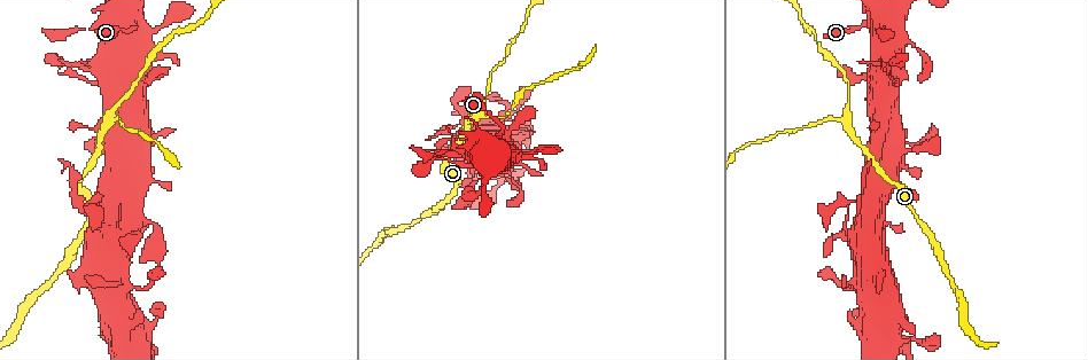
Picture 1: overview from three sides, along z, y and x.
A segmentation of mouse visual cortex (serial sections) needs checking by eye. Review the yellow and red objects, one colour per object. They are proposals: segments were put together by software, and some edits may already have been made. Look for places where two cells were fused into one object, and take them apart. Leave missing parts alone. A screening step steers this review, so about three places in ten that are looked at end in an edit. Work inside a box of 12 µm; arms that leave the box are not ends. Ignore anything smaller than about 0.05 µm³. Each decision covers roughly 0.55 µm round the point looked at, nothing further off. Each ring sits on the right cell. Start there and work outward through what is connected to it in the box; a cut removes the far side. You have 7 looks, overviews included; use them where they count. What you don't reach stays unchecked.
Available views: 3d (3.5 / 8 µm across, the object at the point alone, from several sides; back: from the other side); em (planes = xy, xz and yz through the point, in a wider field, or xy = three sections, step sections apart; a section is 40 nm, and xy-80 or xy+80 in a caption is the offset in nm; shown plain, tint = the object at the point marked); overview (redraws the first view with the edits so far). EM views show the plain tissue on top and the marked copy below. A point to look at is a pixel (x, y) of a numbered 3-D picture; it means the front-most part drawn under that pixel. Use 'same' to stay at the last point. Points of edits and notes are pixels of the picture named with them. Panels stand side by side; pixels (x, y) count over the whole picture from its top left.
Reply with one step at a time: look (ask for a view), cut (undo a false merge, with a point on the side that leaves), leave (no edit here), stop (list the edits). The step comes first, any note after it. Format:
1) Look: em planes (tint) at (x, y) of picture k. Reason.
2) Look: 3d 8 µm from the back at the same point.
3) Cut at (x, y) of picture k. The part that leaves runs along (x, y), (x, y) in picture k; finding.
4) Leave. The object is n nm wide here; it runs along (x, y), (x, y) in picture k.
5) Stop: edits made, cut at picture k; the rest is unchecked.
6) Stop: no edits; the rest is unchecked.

Look: 3d 3.5 µm at (109, 116) of picture 1. A narrow waist.

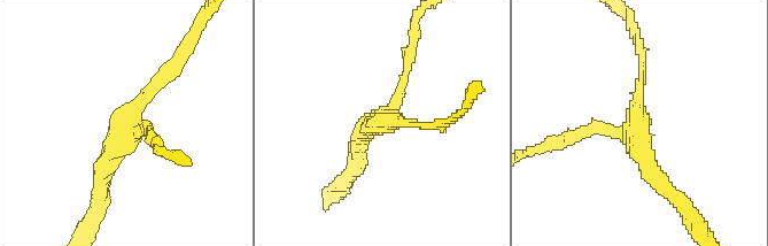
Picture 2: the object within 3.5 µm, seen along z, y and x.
Look: em xy step 3 (tint) at (384, 121) of picture 2. 3 arms meet here; the arms are 150, 150, 250 nm wide.

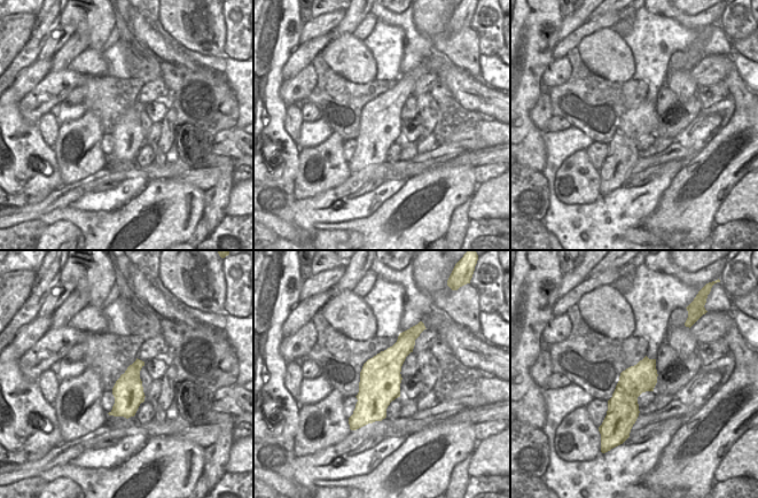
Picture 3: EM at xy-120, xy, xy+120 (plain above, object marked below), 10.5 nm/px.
Leave. It runs along (102, 187), (116, 135), (172, 63) in picture 2; all the same cell.

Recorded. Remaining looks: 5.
Look: 3d 3.5 µm at (859, 25) of picture 1. Sudden change in width.

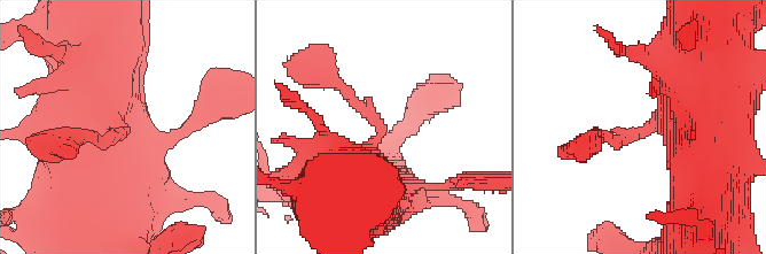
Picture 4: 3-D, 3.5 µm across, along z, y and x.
Look: em planes (tint) at (381, 133) of picture 4. The arms are 200, 800 nm wide.

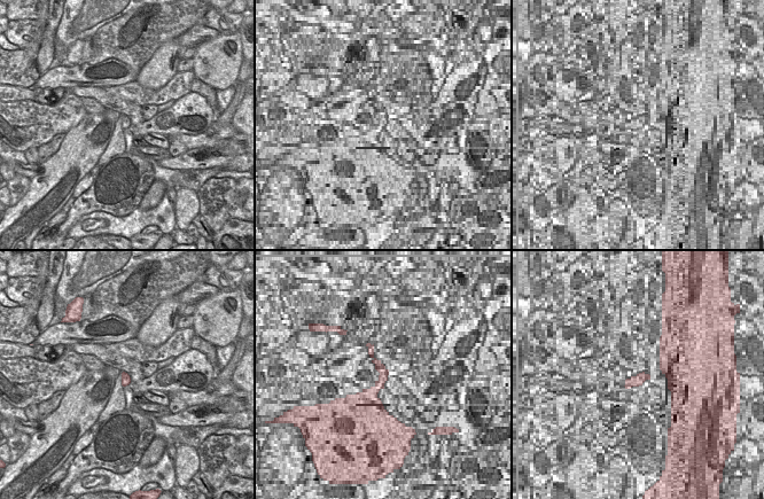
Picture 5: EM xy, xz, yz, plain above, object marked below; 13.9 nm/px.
Leave. The object is 130 nm wide here; it runs along (329, 78), (378, 125), (351, 193) in picture 4; continuous, no second cell.

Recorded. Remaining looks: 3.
Look: 3d 8 µm at (888, 67) of picture 1. Narrows sharply.

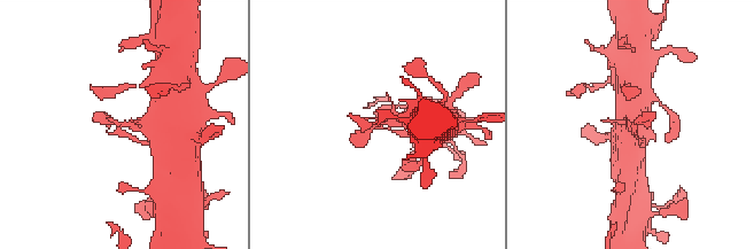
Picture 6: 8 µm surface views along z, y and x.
Look: 3d 3.5 µm from the back at (632, 125) of picture 6. Zoom in.

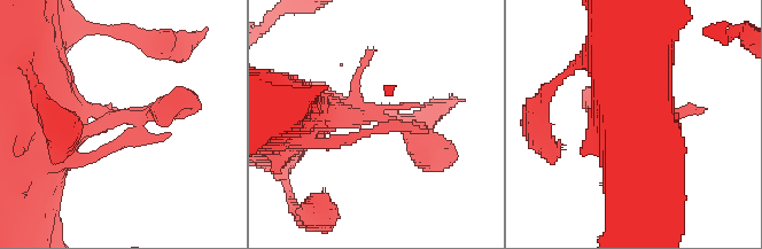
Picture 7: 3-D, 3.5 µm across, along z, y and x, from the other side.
Look: em xy step 1 (tint) at (138, 117) of picture 7. Need the tissue.

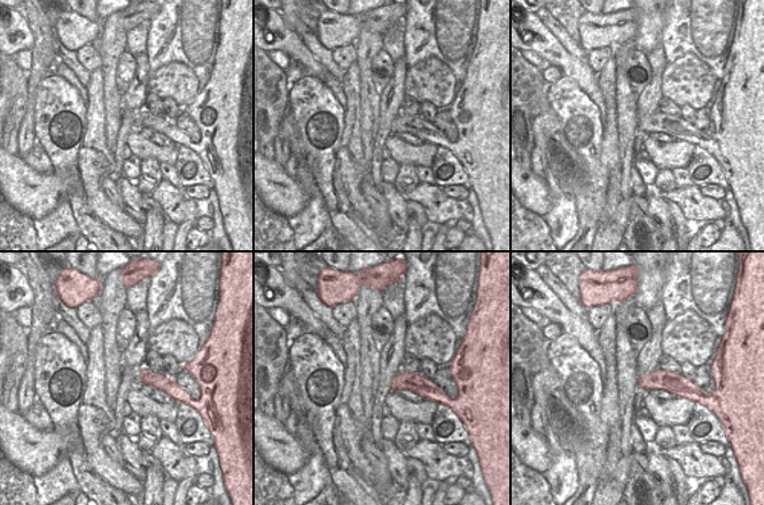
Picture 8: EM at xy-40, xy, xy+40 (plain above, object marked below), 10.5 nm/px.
Leave. It runs along (323, 111), (358, 103), (453, 156) in picture 7; one cell here.

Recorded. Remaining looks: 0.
Stop: no edits; the rest is unchecked.

